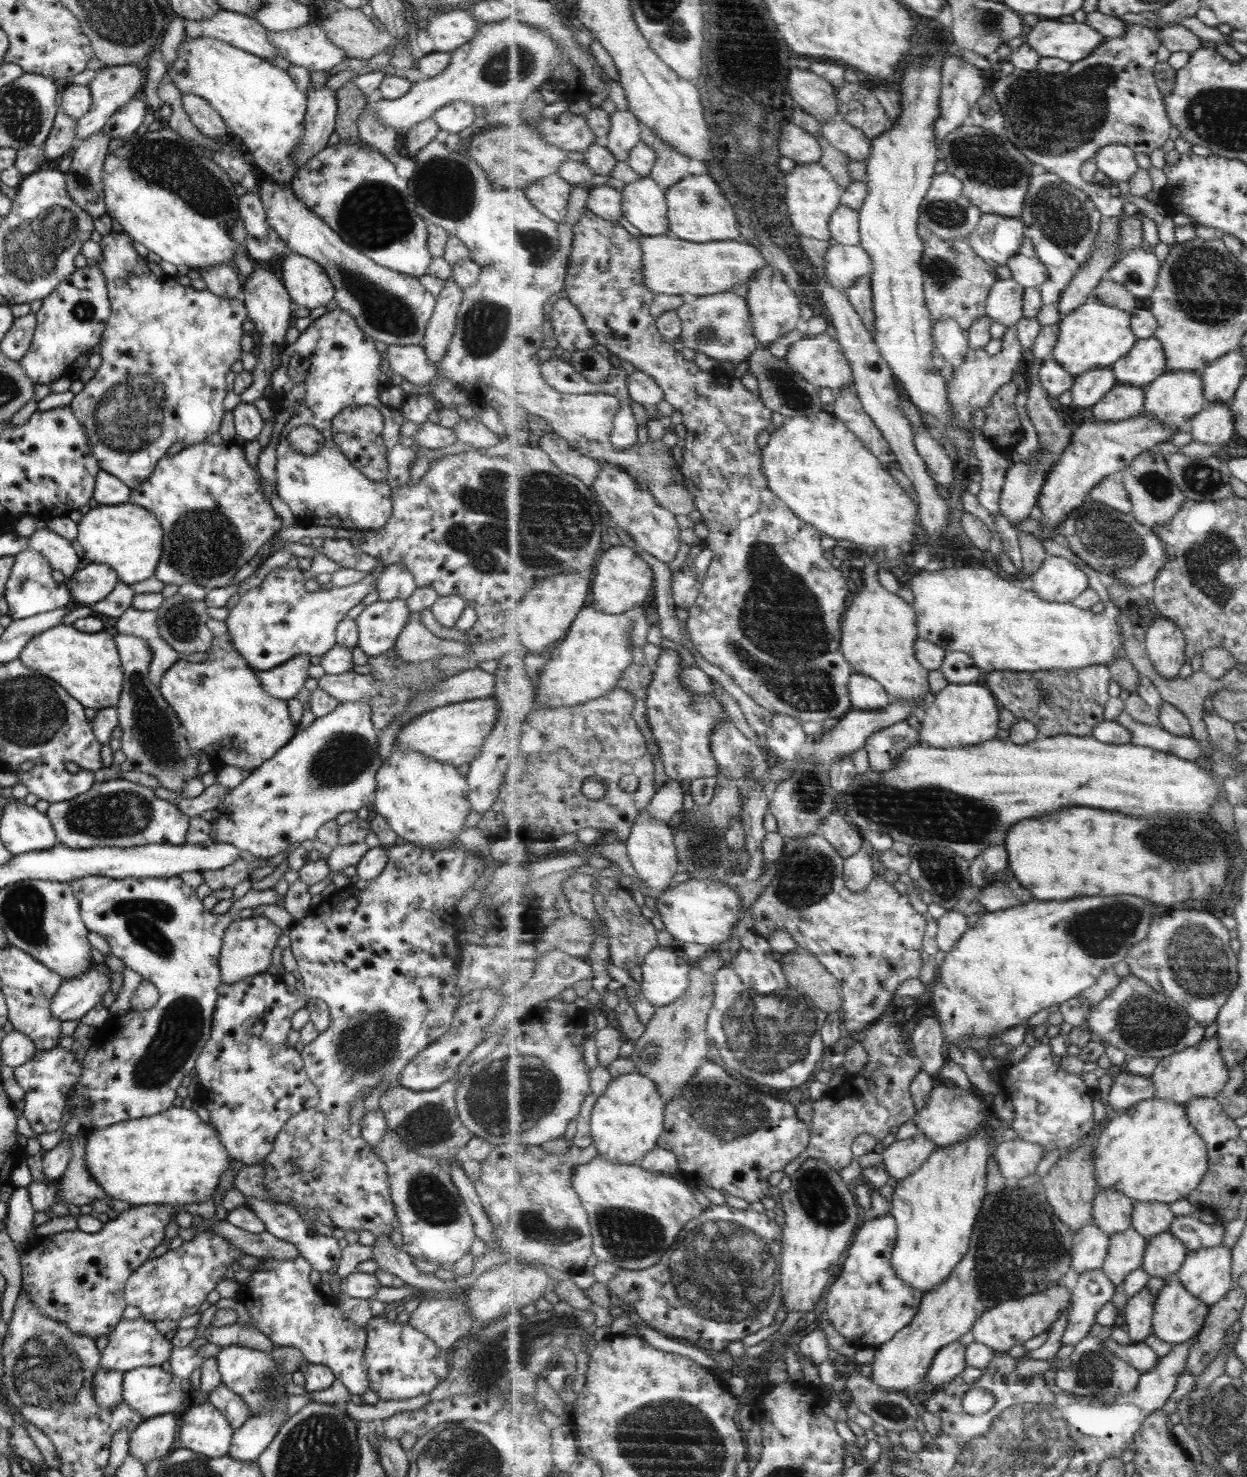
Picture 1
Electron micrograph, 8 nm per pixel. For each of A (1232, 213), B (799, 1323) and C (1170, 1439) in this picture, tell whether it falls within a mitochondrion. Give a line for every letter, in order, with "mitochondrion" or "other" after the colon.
A: other
B: other
C: other

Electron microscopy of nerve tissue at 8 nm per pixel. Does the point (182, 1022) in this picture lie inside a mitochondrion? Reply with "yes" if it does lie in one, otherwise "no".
yes

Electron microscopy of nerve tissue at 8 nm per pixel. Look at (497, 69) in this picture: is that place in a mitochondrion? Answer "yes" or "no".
yes

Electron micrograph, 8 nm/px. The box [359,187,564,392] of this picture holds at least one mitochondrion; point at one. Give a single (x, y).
(479, 339)

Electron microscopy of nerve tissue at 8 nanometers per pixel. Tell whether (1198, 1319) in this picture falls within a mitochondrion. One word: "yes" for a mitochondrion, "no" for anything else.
no

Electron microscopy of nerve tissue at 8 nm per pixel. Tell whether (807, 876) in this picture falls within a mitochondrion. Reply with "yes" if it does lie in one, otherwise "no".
yes

